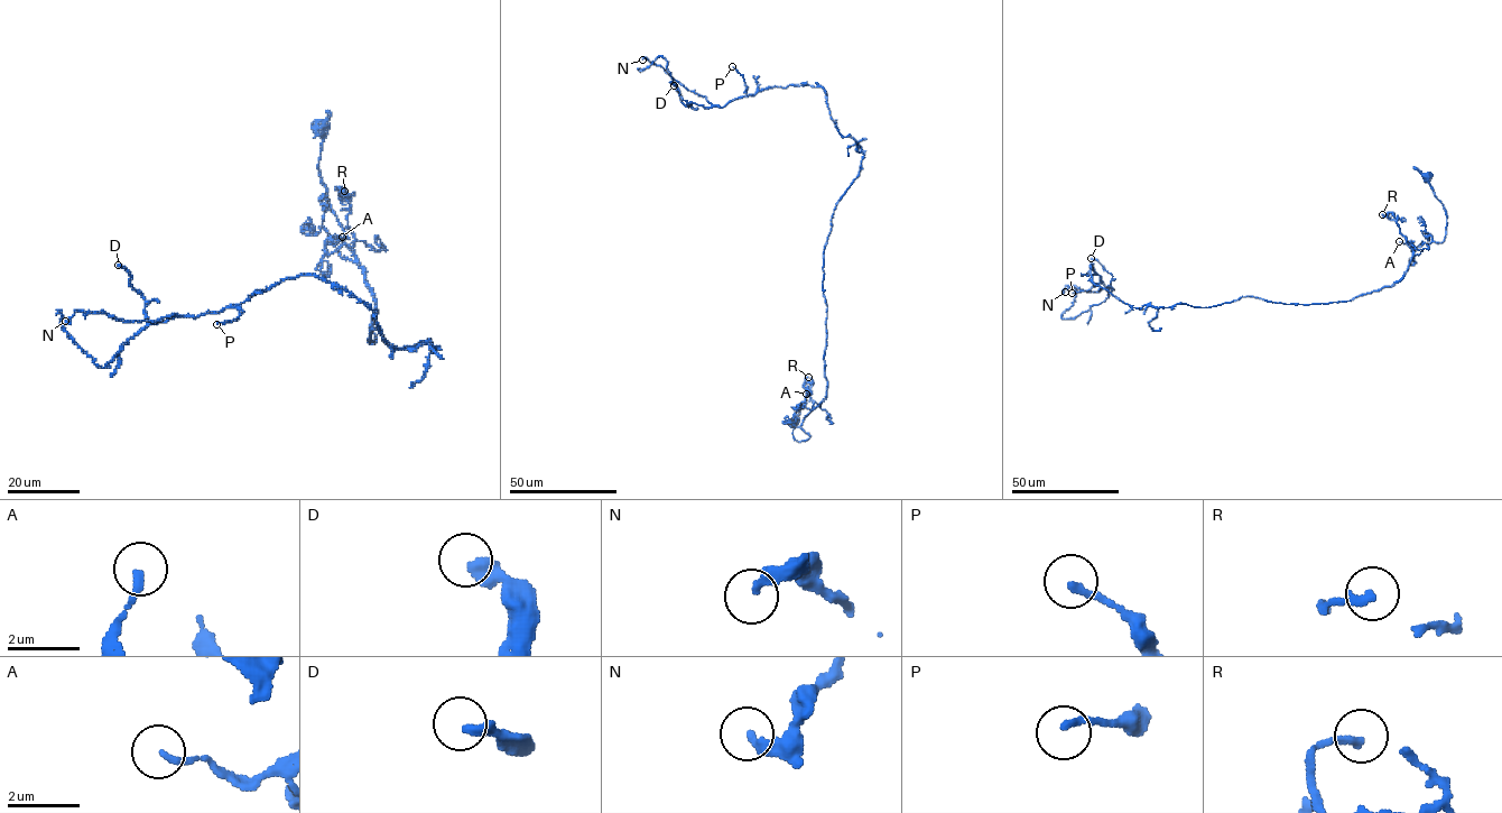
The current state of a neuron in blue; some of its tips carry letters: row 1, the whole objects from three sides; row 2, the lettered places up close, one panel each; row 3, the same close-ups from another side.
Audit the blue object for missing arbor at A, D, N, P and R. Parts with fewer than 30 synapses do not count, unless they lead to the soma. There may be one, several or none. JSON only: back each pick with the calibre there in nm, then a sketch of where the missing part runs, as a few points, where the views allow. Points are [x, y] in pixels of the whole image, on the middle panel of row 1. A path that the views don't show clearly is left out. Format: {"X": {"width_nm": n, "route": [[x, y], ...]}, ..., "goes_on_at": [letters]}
{"goes_on_at": []}

